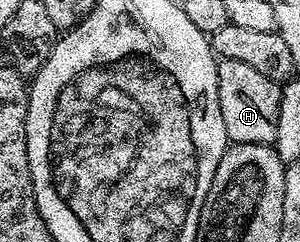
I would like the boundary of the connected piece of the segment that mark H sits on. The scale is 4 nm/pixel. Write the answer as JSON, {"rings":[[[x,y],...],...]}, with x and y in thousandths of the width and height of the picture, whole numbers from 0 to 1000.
{"rings":[[[727,244],[723,364],[737,430],[737,496],[750,496],[760,591],[903,603],[923,562],[923,463],[937,446],[943,376],[933,343],[870,314],[857,281],[803,264],[803,248]]]}

